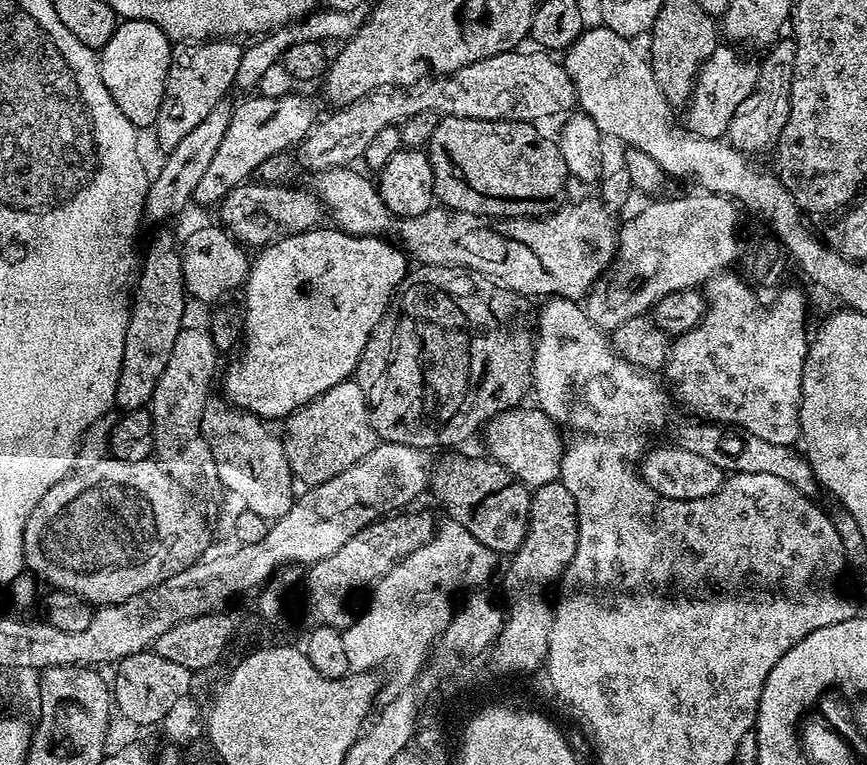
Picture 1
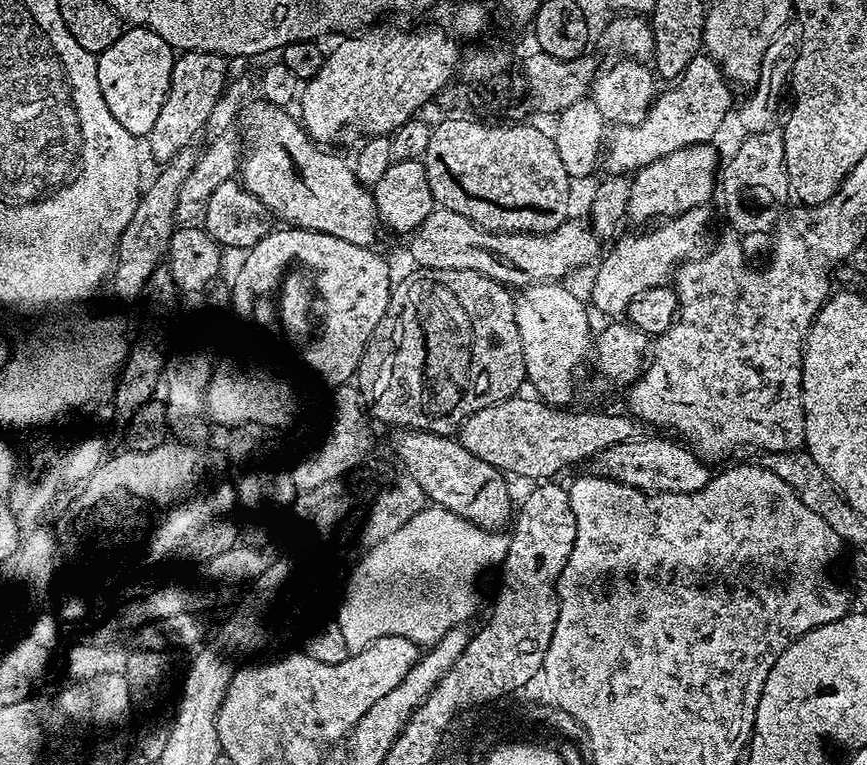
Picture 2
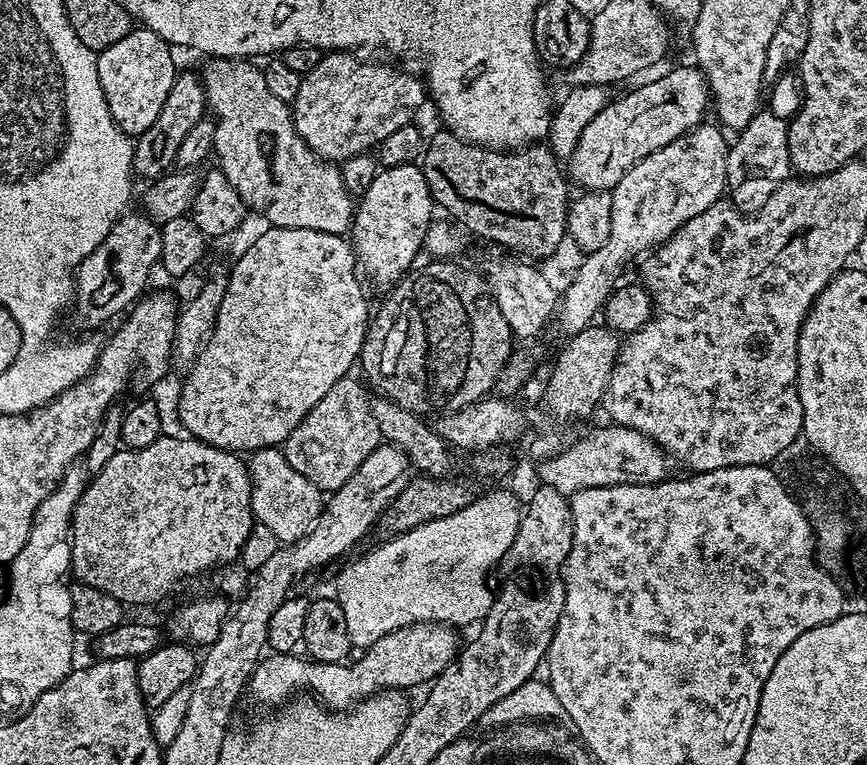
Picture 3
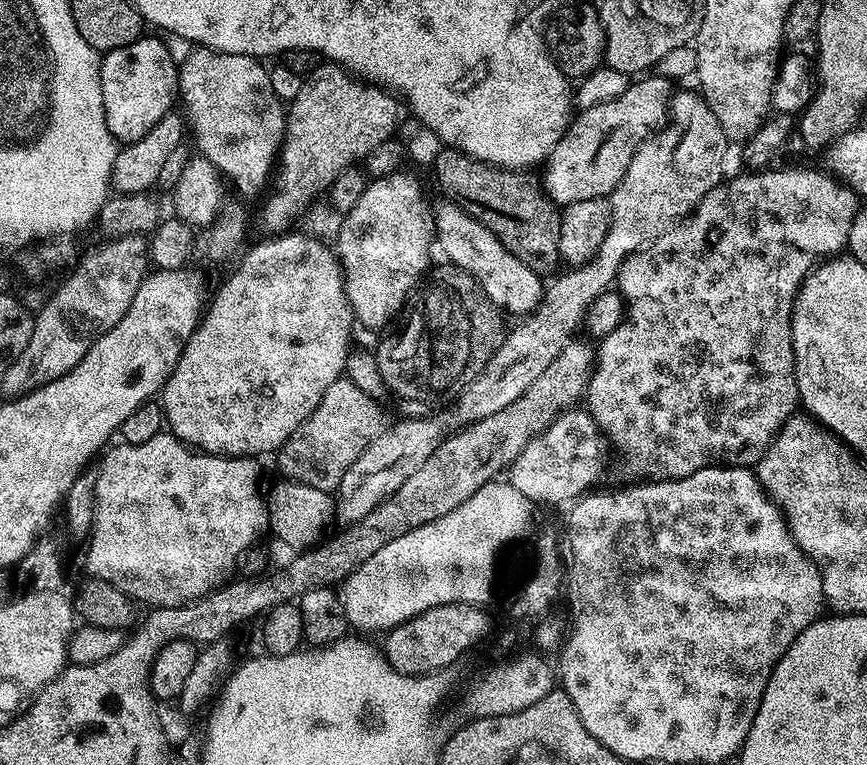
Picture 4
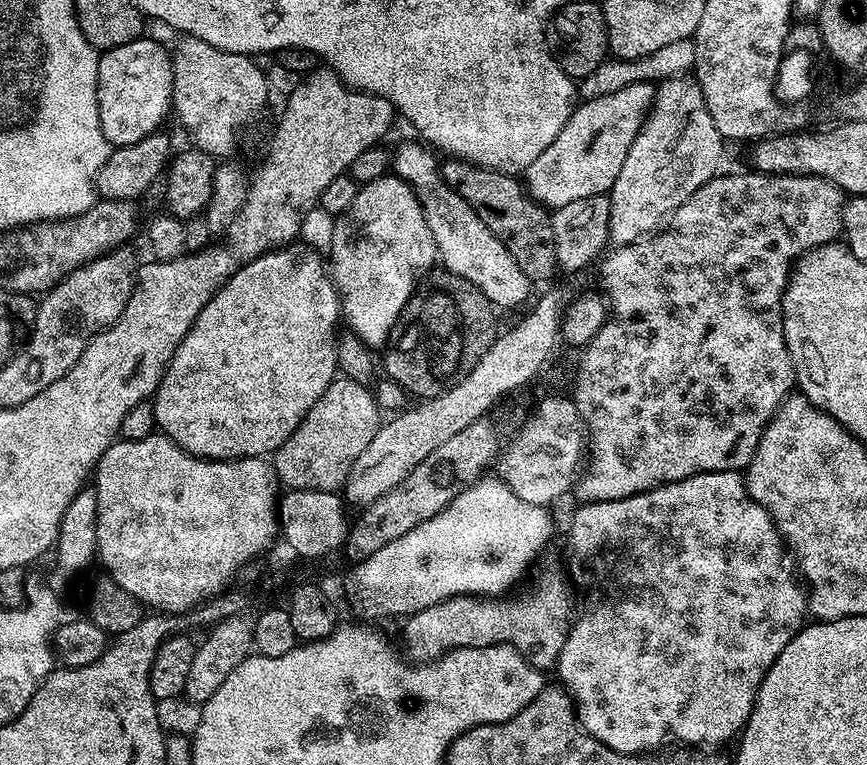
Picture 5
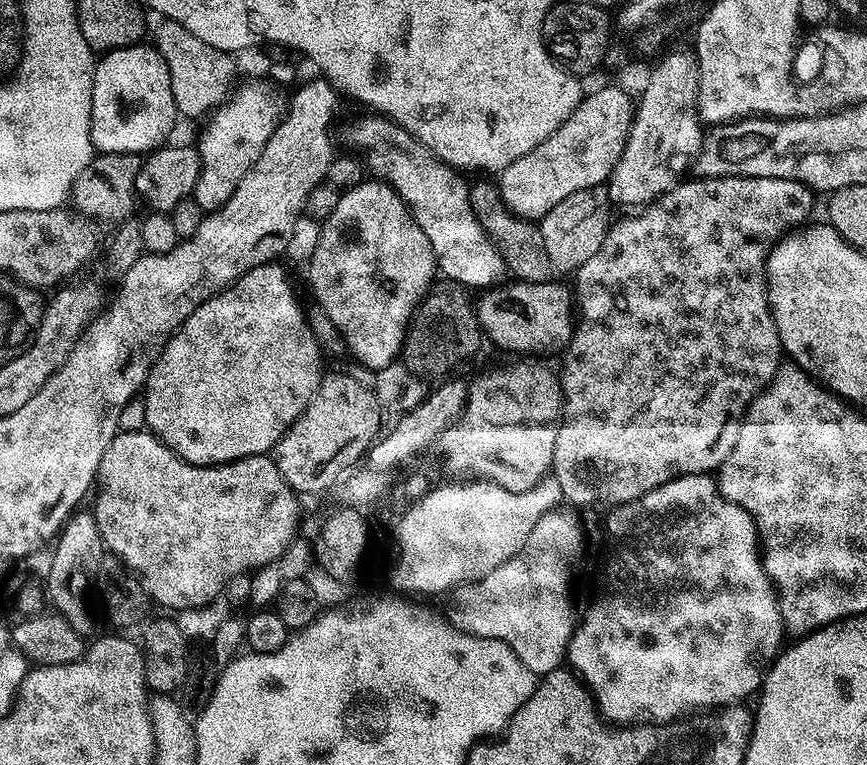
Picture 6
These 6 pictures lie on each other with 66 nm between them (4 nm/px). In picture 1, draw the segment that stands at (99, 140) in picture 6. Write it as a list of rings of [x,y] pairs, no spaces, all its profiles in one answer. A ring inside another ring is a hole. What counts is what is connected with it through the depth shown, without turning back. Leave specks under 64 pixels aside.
[[[124,20],[117,23],[106,46],[99,49],[100,73],[110,98],[130,118],[137,130],[151,129],[158,119],[158,110],[166,90],[166,78],[172,65],[173,41],[154,22]]]

